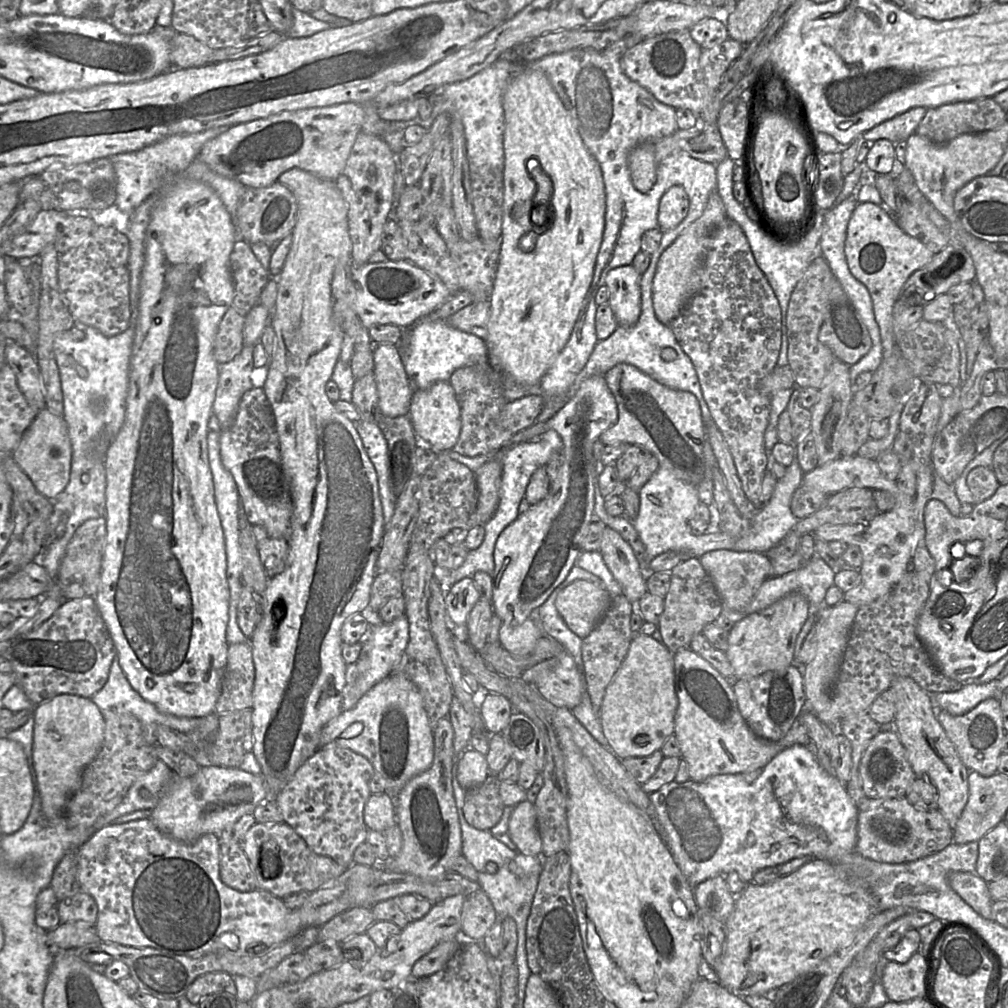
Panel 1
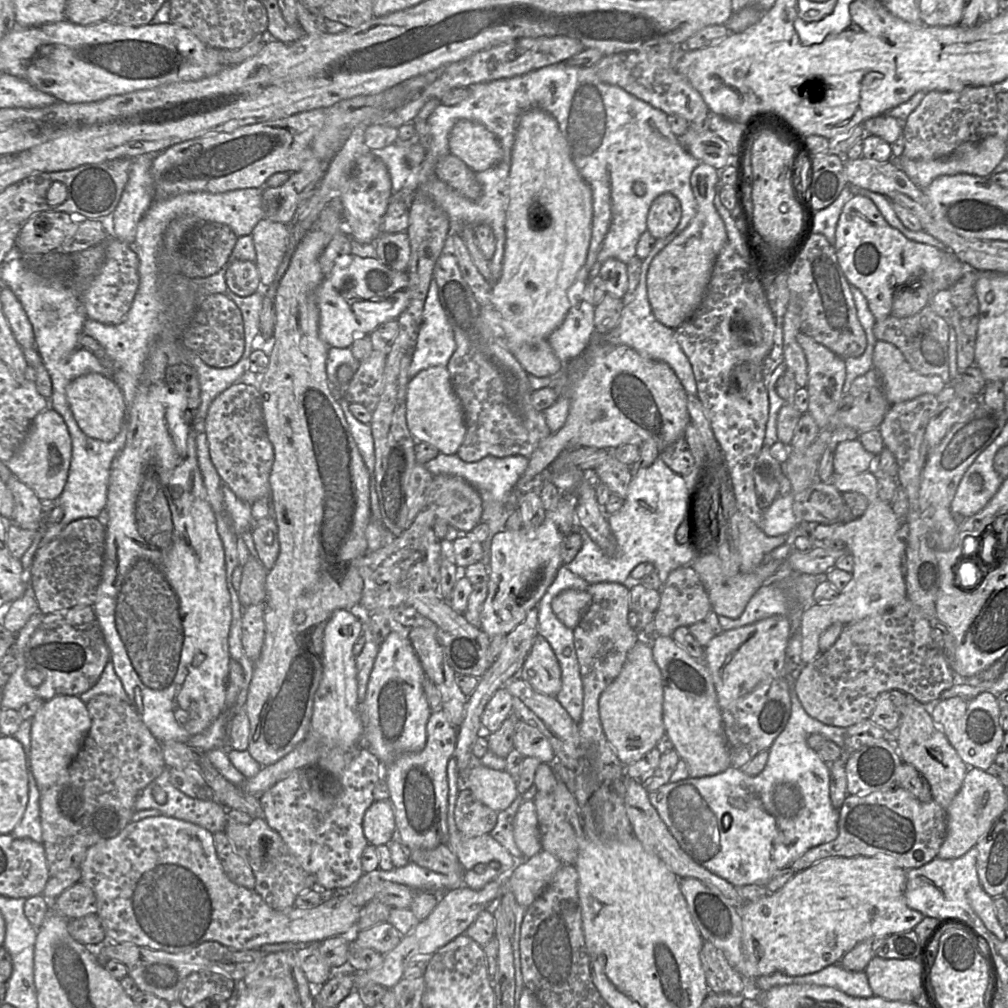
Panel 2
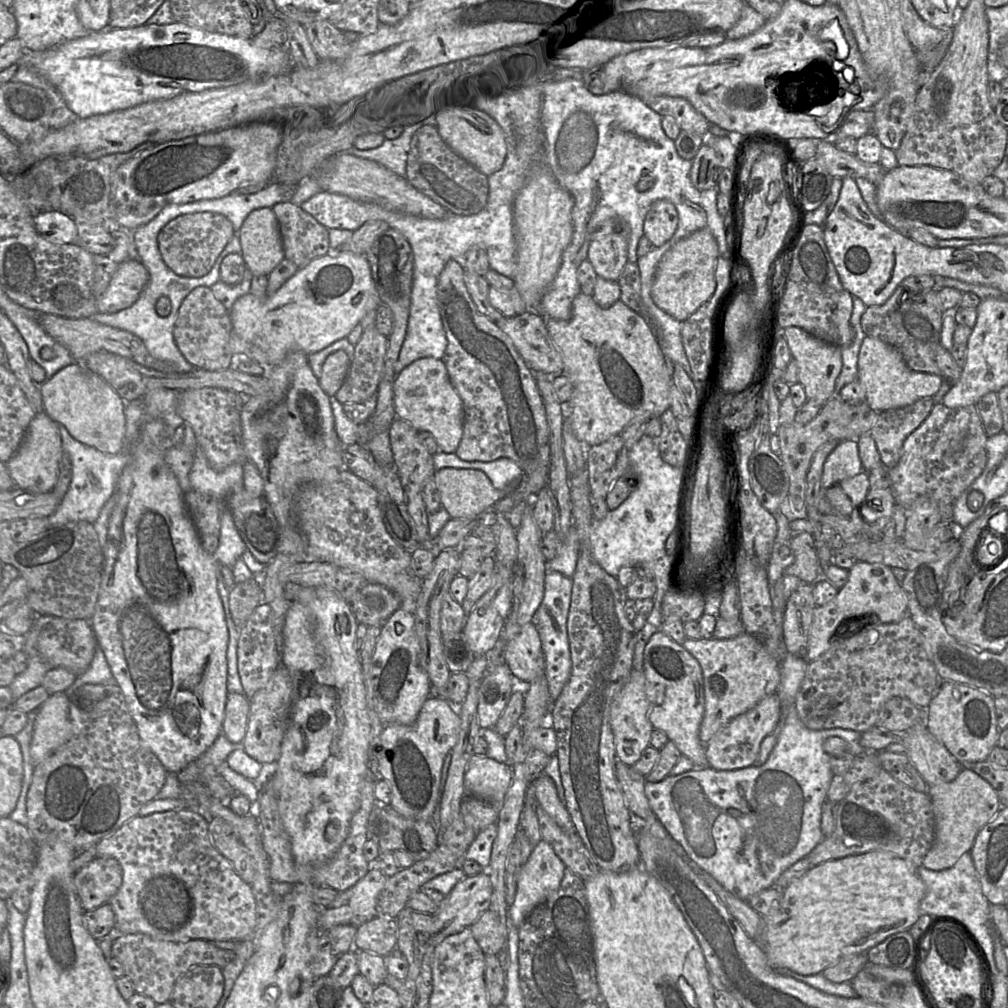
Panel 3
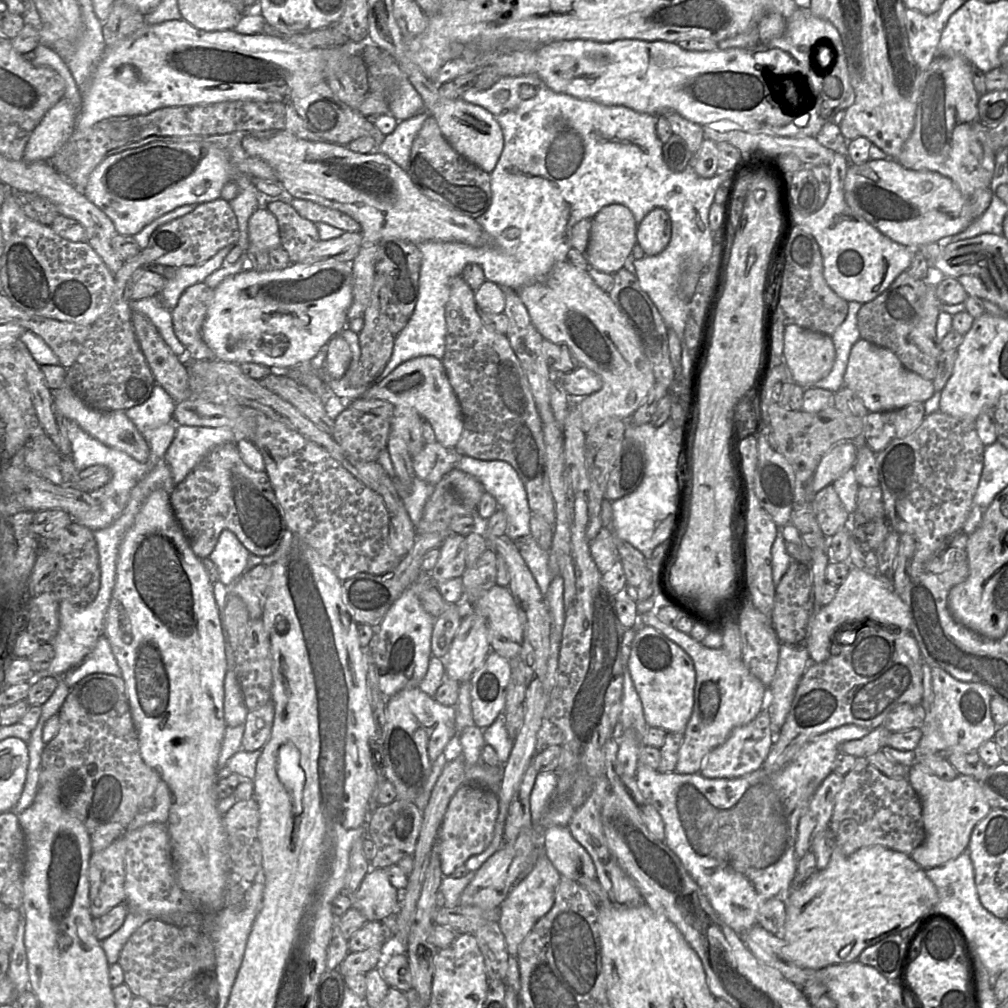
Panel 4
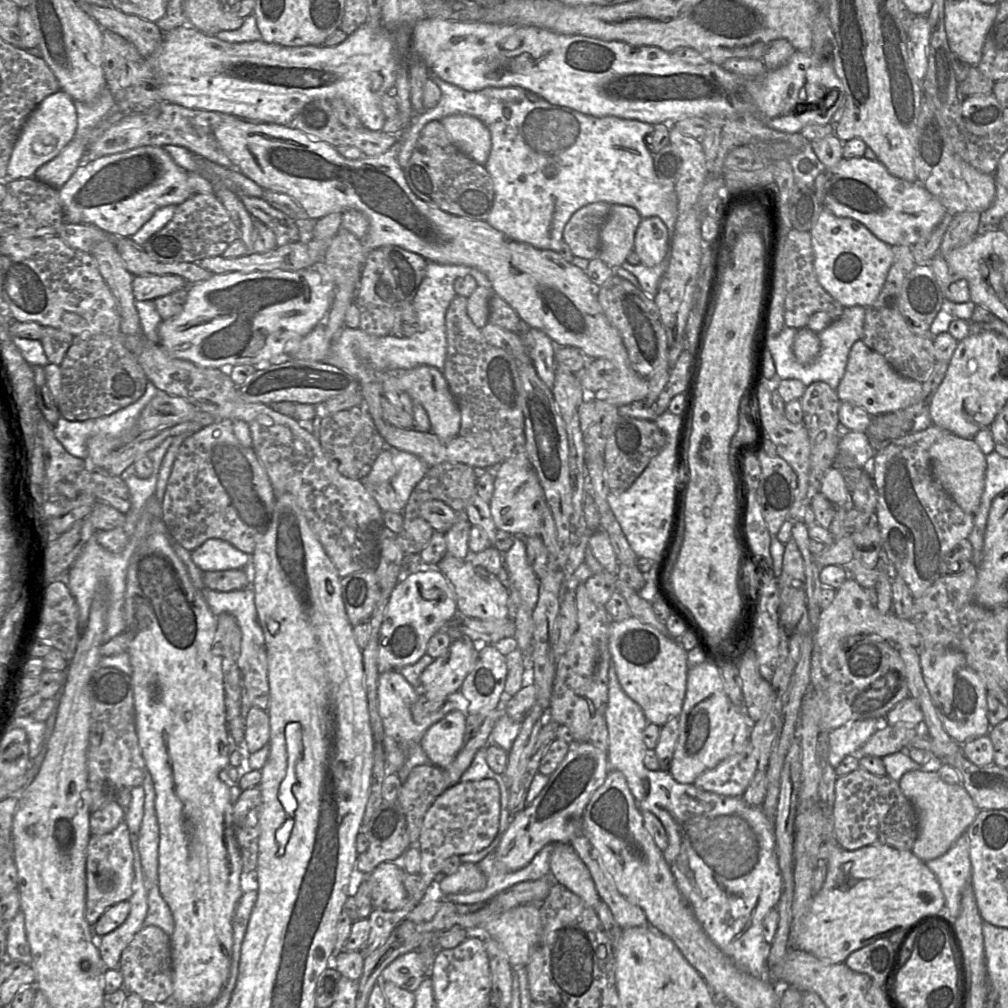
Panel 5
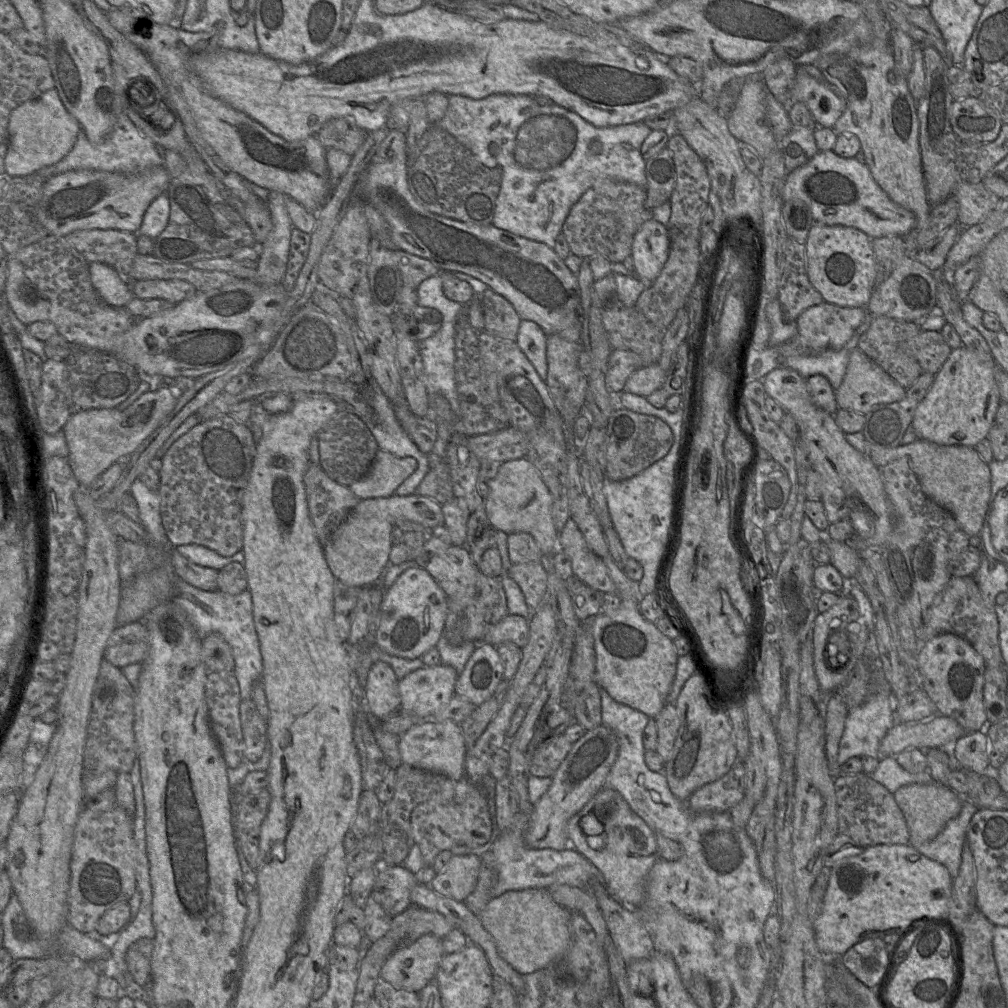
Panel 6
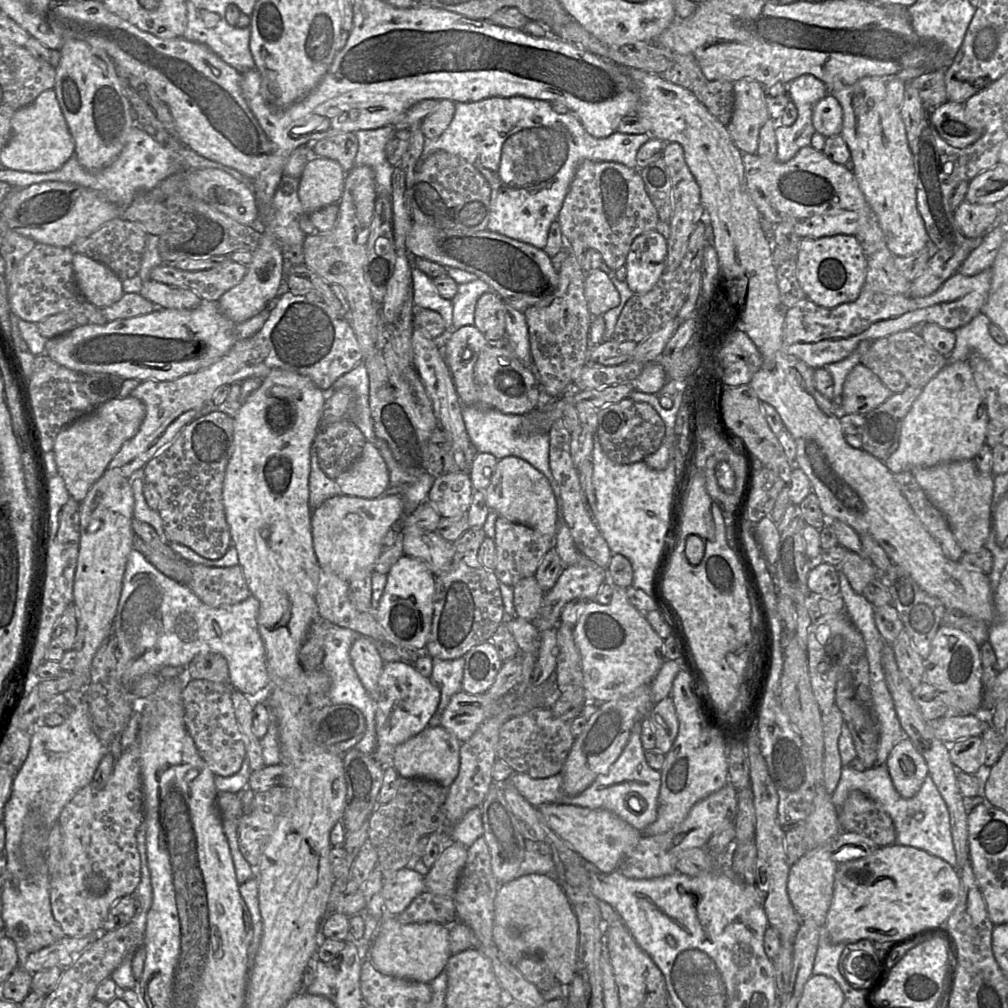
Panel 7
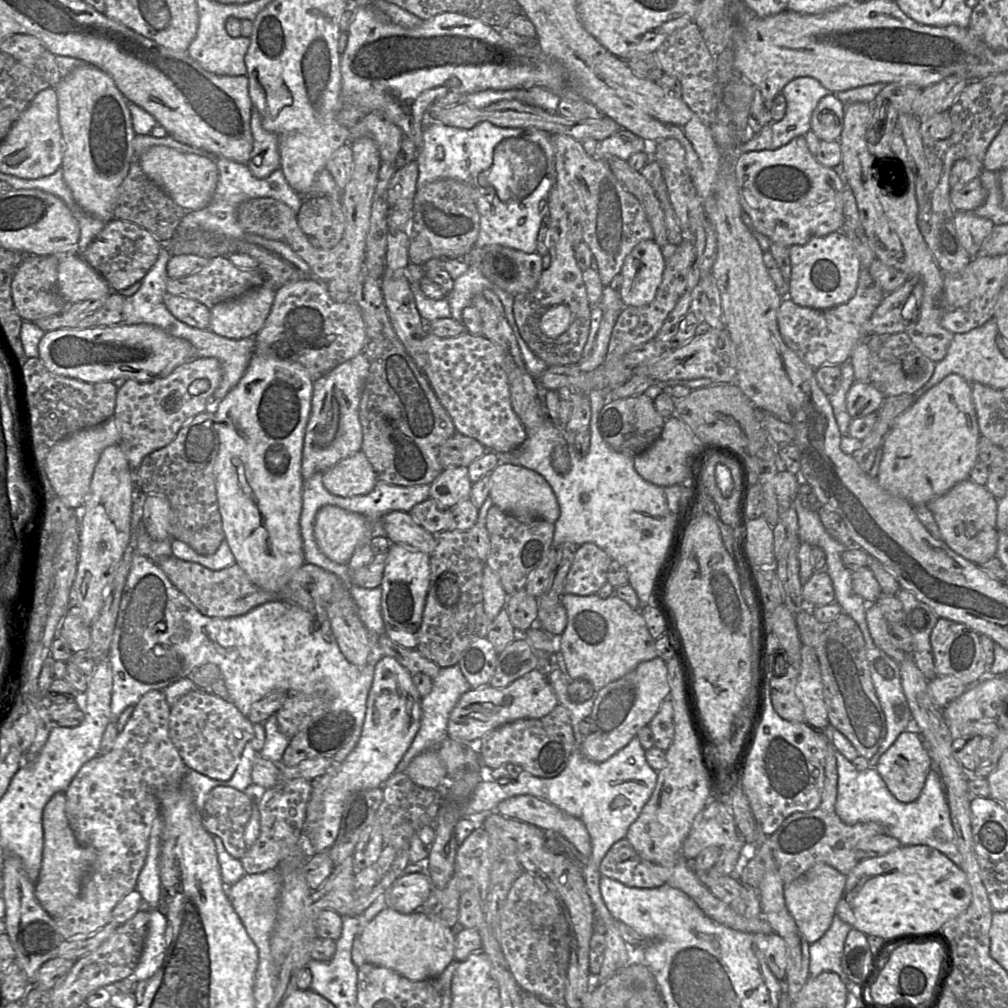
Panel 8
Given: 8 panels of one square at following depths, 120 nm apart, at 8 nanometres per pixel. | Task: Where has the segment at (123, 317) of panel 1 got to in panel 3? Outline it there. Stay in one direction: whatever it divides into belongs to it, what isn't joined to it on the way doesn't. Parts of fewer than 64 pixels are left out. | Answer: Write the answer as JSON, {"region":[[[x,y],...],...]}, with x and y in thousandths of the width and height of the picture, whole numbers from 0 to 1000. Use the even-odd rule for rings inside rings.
{"region":[[[139,259],[121,260],[96,298],[97,311],[114,311],[135,300],[148,279],[148,270]]]}

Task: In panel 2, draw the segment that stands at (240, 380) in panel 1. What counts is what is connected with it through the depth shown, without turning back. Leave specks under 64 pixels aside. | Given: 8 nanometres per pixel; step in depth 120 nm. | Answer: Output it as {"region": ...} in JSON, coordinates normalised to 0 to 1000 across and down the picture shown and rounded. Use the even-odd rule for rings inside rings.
{"region":[[[184,346],[184,354],[192,365],[198,382],[198,402],[192,415],[192,427],[201,429],[203,417],[210,398],[225,385],[238,379],[247,365],[247,353],[251,346],[242,346],[238,357],[229,364],[215,365],[205,362],[193,350]]]}

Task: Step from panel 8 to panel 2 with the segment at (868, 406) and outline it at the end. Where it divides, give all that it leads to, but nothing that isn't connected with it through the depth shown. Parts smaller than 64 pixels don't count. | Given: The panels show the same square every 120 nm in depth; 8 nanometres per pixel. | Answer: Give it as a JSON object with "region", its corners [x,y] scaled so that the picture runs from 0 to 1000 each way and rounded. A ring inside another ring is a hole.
{"region":[[[875,337],[868,341],[866,366],[883,402],[919,390],[930,393],[938,384],[933,373],[912,371],[888,342]]]}

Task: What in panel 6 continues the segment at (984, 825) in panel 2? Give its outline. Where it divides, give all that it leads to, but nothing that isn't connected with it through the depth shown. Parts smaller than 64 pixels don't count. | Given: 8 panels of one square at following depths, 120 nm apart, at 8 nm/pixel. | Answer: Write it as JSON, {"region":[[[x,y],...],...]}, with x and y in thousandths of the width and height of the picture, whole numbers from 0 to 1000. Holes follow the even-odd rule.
{"region":[[[929,775],[897,779],[887,786],[887,792],[898,811],[903,826],[902,837],[906,840],[926,833],[938,816],[952,807],[955,795],[955,791],[940,779]]]}

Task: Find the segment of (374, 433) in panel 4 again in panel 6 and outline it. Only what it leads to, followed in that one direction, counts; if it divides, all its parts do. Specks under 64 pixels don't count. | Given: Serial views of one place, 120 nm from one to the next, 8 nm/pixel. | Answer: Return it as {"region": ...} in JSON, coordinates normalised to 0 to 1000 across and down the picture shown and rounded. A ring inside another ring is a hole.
{"region":[[[337,405],[315,430],[317,462],[332,478],[347,482],[367,466],[373,449],[374,438],[363,420],[348,406]]]}

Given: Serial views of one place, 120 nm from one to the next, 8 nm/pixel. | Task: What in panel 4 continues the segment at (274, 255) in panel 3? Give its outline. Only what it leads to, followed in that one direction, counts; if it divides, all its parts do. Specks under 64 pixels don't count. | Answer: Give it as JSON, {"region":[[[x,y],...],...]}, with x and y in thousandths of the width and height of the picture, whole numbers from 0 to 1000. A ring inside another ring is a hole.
{"region":[[[255,206],[246,218],[247,242],[268,249],[279,244],[274,215],[264,206]]]}

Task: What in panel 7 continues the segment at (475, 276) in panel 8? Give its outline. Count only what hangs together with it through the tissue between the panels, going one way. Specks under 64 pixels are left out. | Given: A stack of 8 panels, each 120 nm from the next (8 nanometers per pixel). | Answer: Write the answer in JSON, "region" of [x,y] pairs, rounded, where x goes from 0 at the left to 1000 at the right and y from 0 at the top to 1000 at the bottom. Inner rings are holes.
{"region":[[[476,276],[454,283],[454,289],[447,298],[449,302],[449,326],[470,321],[473,299],[479,291],[486,289],[490,288]]]}

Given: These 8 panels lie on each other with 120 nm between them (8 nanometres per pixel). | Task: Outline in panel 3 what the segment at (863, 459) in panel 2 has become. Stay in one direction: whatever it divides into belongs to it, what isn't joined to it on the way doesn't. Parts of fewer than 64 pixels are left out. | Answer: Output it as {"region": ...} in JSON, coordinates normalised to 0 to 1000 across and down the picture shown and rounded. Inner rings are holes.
{"region":[[[850,437],[833,438],[817,459],[814,481],[820,485],[855,467]]]}

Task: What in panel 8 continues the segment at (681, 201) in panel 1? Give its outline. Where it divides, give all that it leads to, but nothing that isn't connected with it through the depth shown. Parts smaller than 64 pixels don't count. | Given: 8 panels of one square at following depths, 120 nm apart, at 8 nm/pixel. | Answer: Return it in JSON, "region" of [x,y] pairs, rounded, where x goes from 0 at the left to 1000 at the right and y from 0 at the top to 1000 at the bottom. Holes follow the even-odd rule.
{"region":[[[649,237],[634,240],[620,256],[615,269],[618,280],[613,289],[620,304],[635,305],[646,301],[657,279],[660,265],[657,245]]]}

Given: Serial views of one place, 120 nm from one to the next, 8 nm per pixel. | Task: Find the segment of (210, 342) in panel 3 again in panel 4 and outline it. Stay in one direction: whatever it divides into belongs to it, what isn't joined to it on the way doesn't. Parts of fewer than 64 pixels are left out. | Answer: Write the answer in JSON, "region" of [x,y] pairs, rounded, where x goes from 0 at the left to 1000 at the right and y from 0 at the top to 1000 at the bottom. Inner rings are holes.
{"region":[[[203,281],[192,282],[181,291],[171,308],[173,331],[183,343],[188,357],[213,357],[212,350],[202,339],[199,331],[210,294],[211,288]]]}

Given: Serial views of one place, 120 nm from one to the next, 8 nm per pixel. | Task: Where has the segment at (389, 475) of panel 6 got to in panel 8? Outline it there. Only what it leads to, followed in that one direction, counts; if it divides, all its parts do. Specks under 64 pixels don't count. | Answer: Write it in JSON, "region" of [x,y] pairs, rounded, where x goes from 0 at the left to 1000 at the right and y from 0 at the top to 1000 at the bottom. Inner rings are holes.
{"region":[[[358,446],[320,468],[321,483],[338,493],[363,491],[374,478],[372,467]]]}

